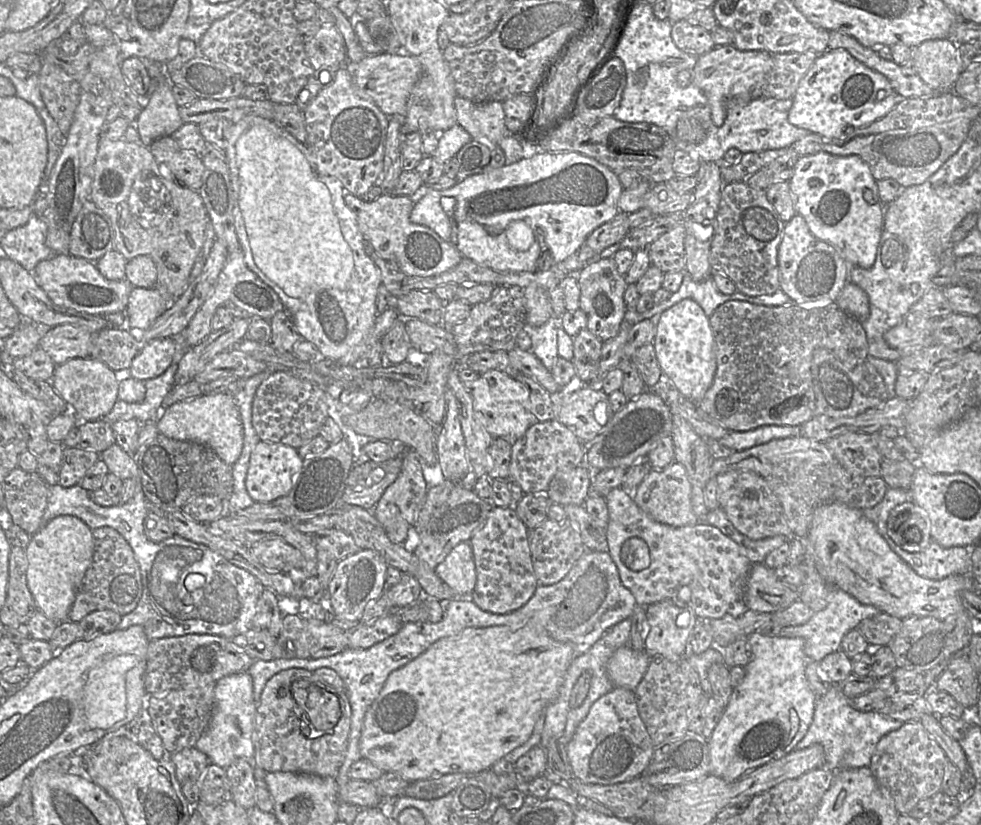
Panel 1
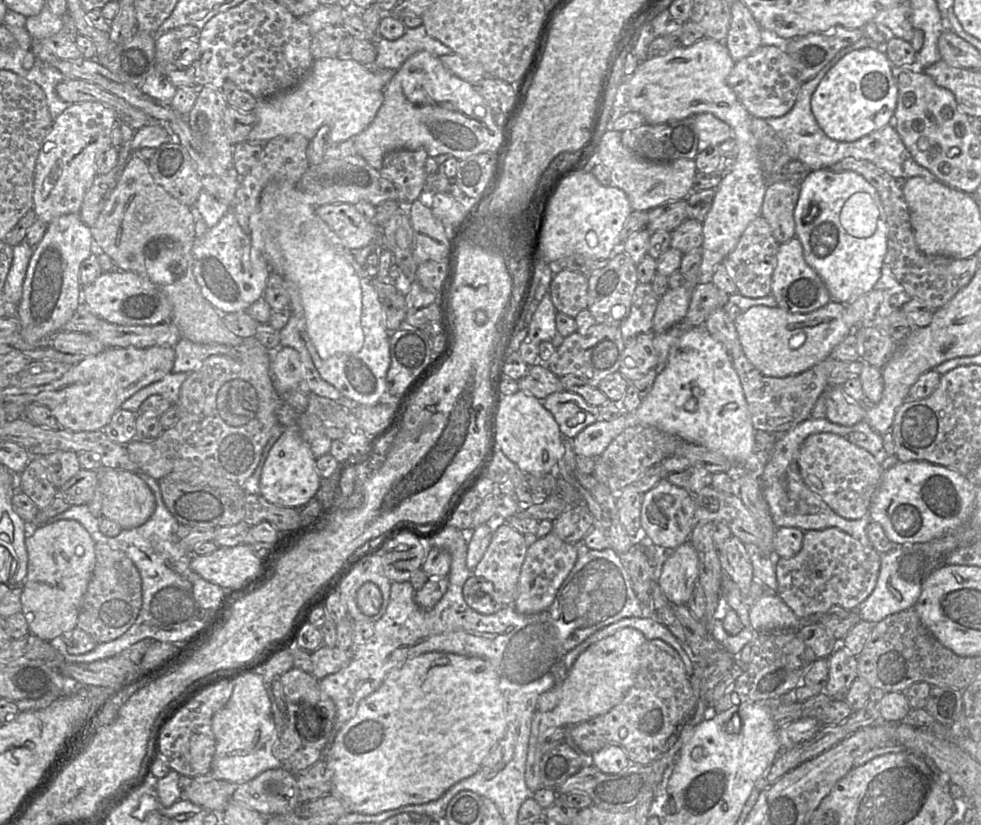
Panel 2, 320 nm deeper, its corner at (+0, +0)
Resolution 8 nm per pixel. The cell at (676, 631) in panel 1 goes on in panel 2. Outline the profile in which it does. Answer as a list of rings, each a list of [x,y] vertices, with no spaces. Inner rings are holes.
[[[688,540],[668,553],[658,583],[672,604],[687,605],[698,578],[699,557]]]

